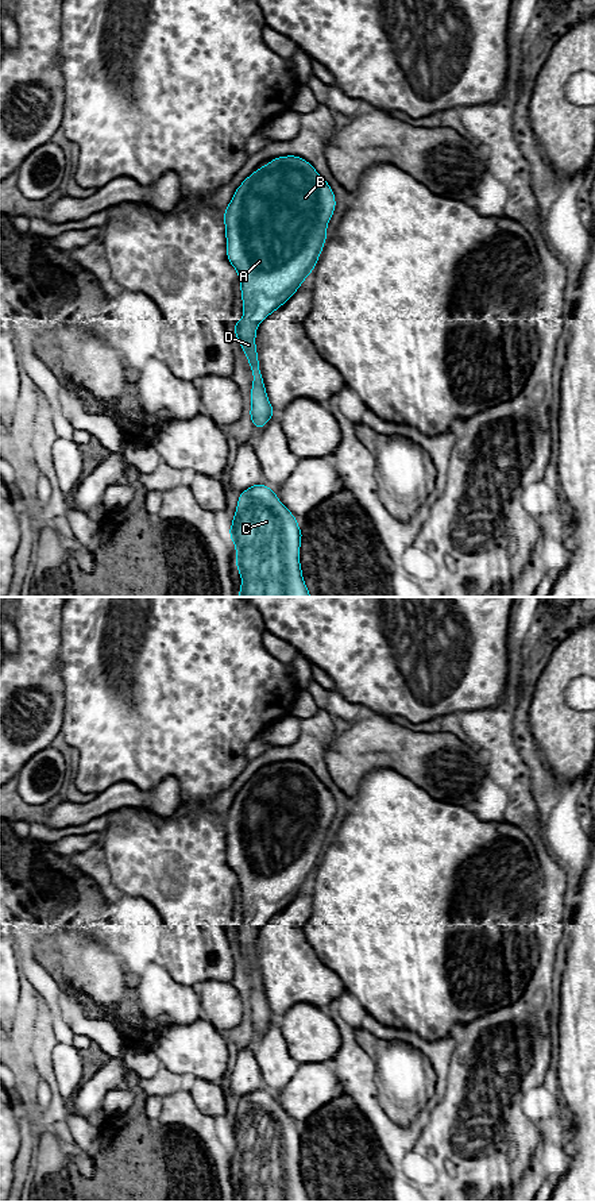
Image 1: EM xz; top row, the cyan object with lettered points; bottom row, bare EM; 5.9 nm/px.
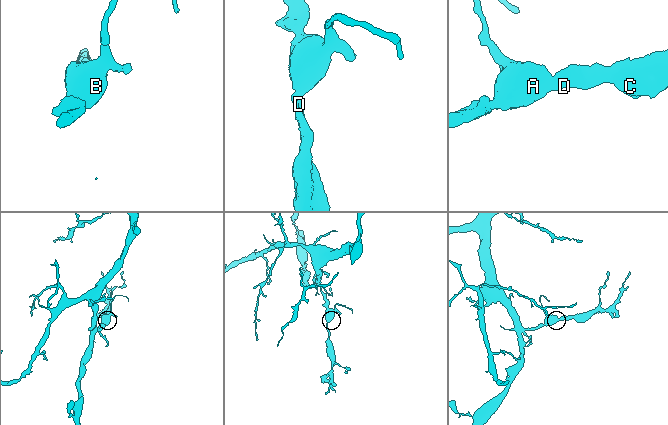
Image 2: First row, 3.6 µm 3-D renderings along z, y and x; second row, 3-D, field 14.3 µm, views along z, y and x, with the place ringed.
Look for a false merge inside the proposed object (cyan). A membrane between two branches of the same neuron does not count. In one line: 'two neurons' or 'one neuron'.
one neuron

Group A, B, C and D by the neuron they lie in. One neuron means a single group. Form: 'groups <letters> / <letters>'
groups A B C D

